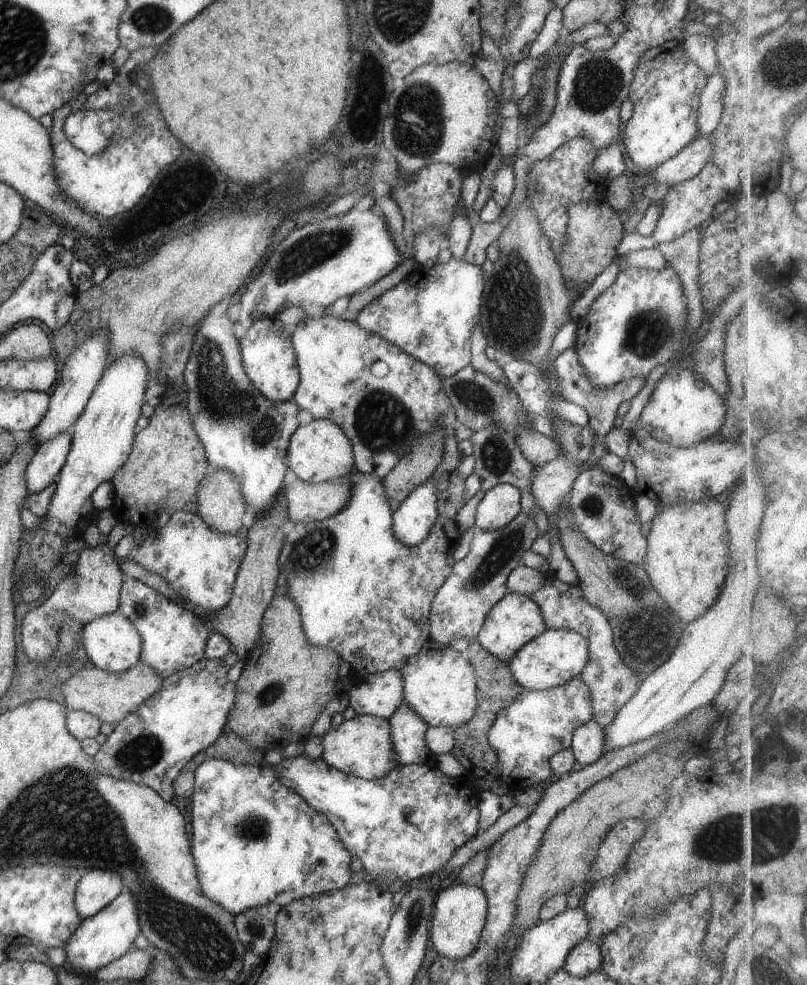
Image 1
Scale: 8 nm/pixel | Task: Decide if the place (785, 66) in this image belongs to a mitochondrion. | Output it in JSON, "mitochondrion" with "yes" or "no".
{"mitochondrion":"yes"}

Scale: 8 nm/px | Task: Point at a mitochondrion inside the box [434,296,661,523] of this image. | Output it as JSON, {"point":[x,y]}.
{"point":[476,399]}

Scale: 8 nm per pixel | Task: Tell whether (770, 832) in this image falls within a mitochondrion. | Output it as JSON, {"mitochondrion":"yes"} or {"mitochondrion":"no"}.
{"mitochondrion":"yes"}

